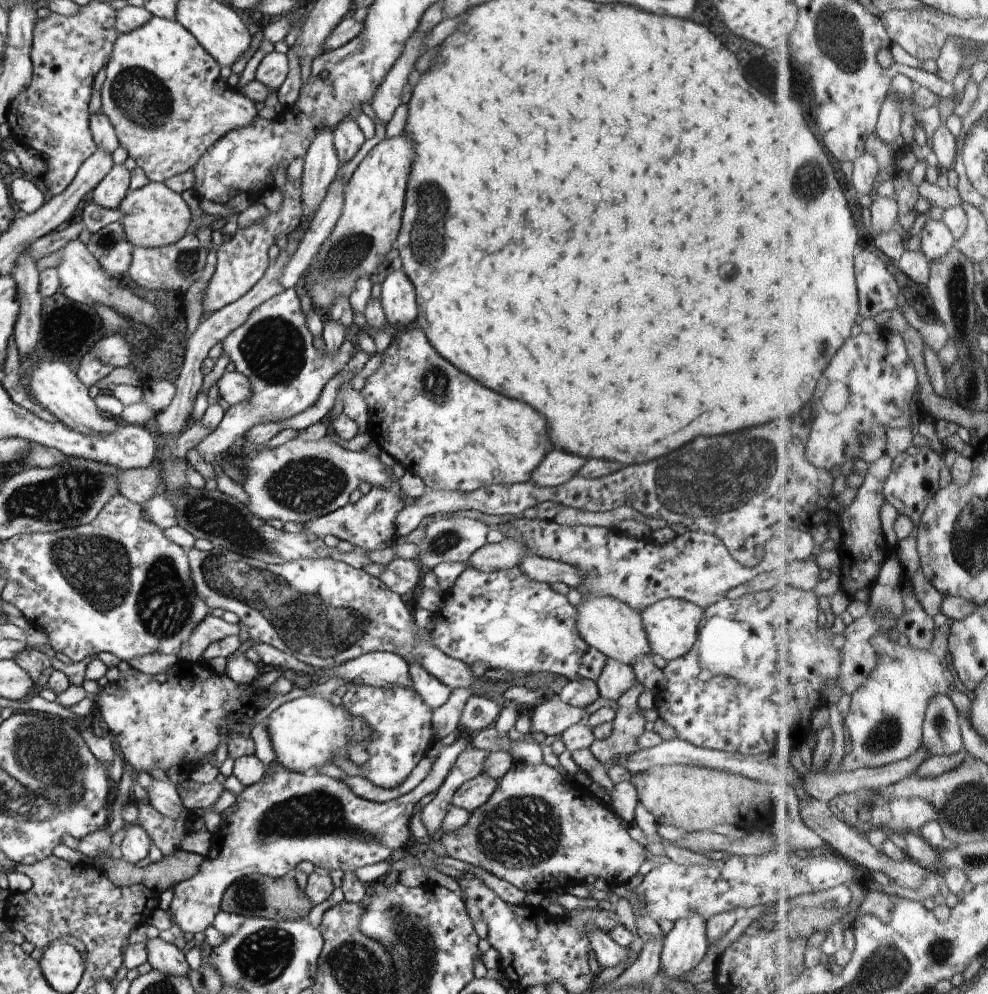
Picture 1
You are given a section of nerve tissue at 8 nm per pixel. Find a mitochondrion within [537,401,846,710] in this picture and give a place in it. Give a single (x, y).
(704, 484)

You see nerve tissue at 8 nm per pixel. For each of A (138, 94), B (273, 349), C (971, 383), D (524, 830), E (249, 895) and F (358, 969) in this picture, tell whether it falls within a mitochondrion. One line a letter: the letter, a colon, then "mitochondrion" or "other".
A: mitochondrion
B: mitochondrion
C: mitochondrion
D: mitochondrion
E: mitochondrion
F: mitochondrion

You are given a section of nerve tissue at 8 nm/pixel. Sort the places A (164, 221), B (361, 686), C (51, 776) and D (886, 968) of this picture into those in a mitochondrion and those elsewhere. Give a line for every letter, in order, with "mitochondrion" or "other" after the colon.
A: other
B: other
C: mitochondrion
D: mitochondrion

